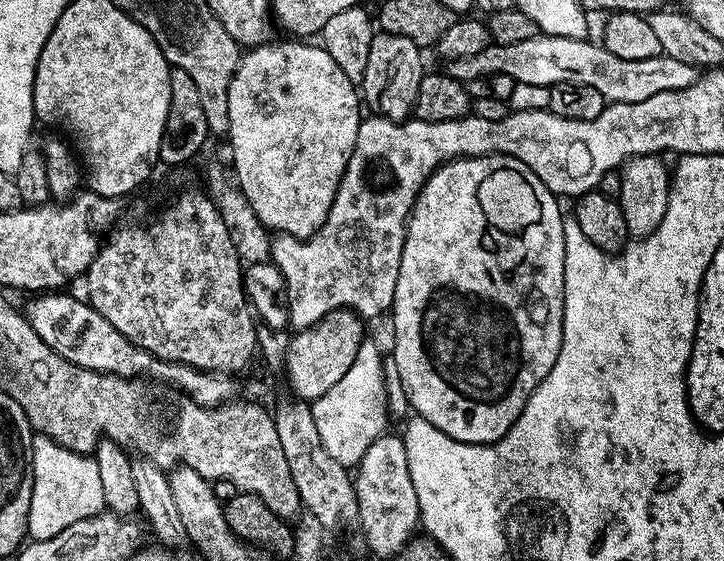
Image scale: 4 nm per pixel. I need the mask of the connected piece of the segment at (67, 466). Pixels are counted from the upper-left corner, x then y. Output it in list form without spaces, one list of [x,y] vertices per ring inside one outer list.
[[[33,435],[28,536],[32,540],[54,538],[54,534],[62,534],[66,526],[74,526],[74,522],[82,522],[82,518],[90,518],[103,511],[102,481],[95,455],[70,450],[49,436]]]

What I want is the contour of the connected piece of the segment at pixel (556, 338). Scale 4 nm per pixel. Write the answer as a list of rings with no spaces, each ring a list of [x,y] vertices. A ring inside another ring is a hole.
[[[465,156],[437,168],[416,196],[412,213],[404,226],[402,262],[398,266],[398,286],[390,309],[392,316],[392,360],[396,363],[396,376],[406,399],[412,403],[411,411],[426,418],[442,434],[467,444],[493,444],[501,440],[522,414],[530,394],[550,374],[550,366],[562,350],[564,325],[564,248],[565,213],[560,213],[561,201],[518,158],[509,156]]]

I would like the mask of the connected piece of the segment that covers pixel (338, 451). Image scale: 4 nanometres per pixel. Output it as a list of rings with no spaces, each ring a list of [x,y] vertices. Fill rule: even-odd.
[[[365,339],[360,345],[358,354],[354,354],[353,365],[347,370],[340,382],[335,383],[325,396],[311,401],[314,423],[318,428],[318,435],[322,438],[322,446],[334,462],[345,466],[355,466],[360,463],[362,454],[379,436],[385,435],[388,424],[388,392],[384,389],[384,364],[380,361],[380,348],[372,341]]]

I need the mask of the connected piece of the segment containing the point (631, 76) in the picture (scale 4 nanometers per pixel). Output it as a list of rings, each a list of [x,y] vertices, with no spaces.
[[[537,34],[526,38],[526,42],[491,43],[479,54],[470,54],[470,58],[447,61],[446,72],[461,82],[490,74],[510,74],[517,85],[529,84],[530,87],[541,90],[547,90],[553,84],[574,82],[577,86],[594,86],[594,90],[602,94],[605,102],[614,104],[646,102],[646,98],[654,98],[654,94],[662,94],[666,90],[682,90],[696,81],[697,68],[686,62],[678,62],[678,58],[661,54],[639,58],[638,61],[626,61],[625,58],[612,54],[603,43],[596,41],[595,44],[594,40]]]

